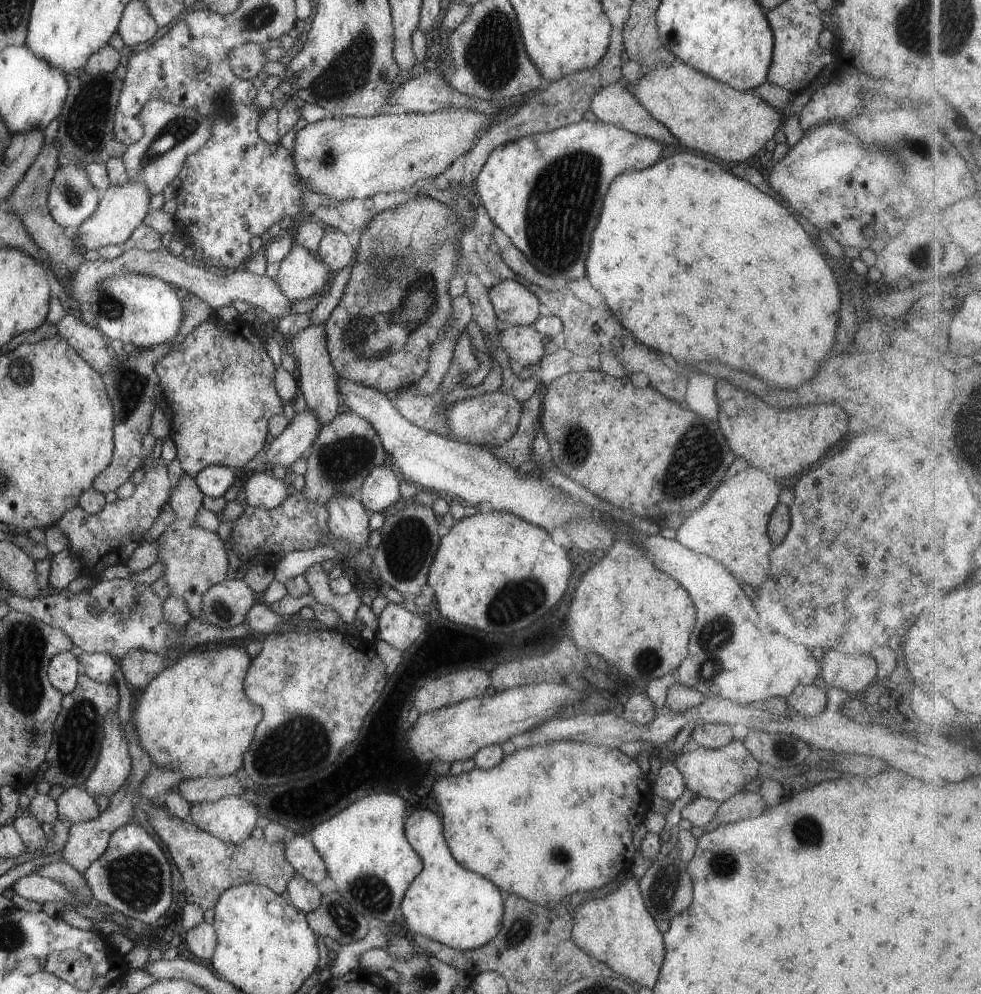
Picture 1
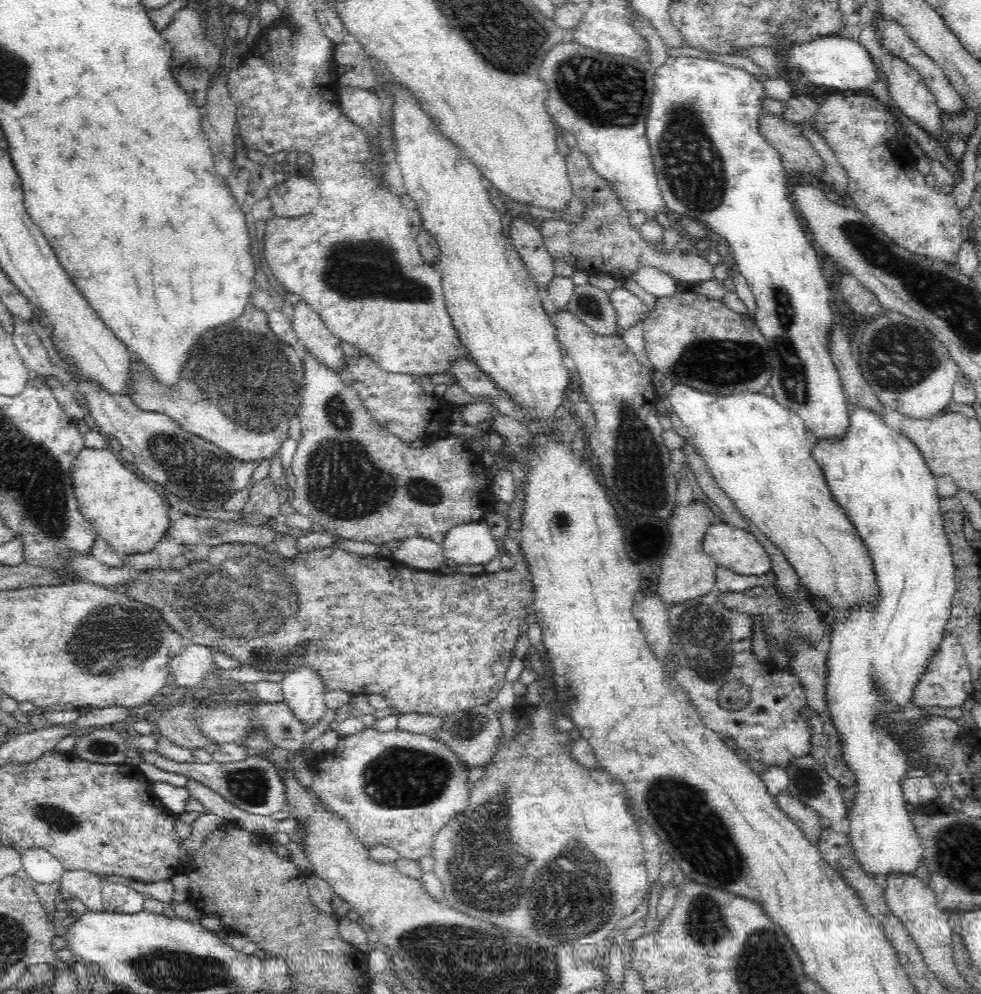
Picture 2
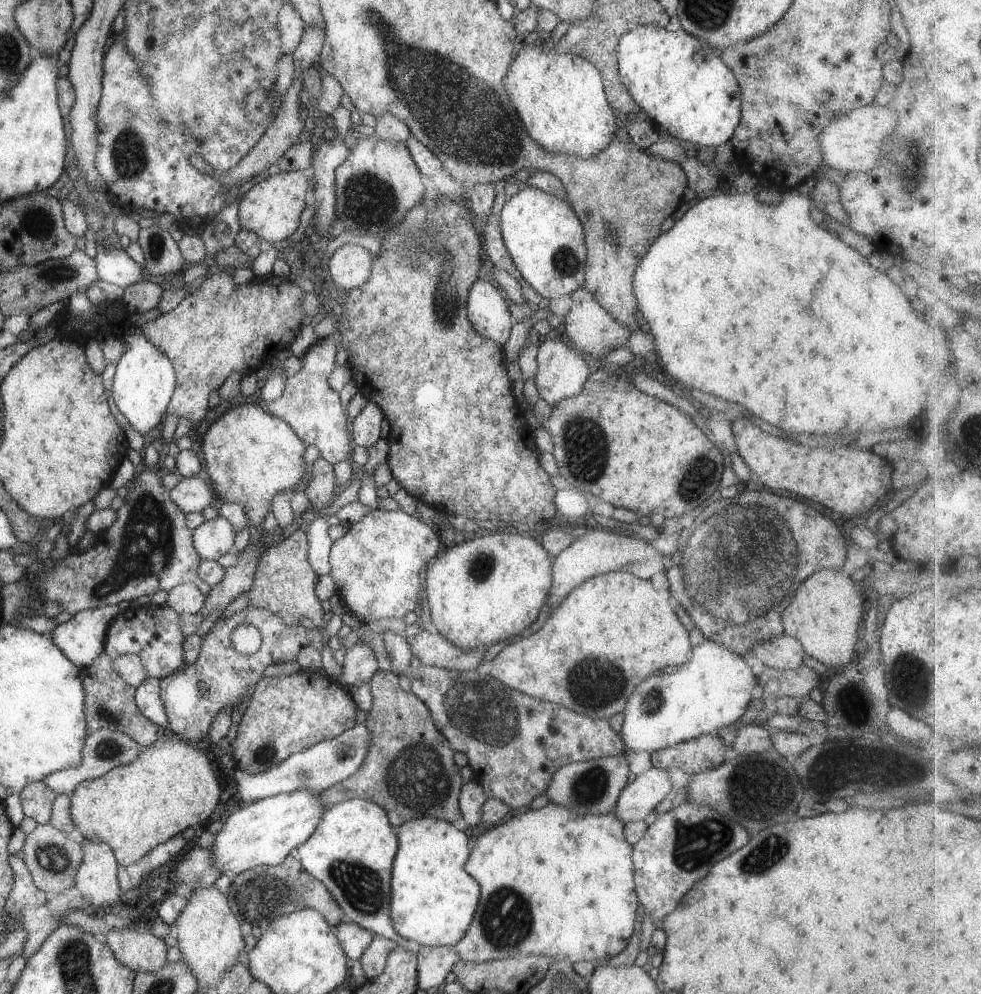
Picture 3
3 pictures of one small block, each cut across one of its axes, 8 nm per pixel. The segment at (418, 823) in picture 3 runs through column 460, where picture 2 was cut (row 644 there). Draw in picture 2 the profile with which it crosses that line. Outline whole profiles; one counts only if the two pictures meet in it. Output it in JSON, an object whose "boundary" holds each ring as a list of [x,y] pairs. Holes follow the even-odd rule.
{"boundary":[[[848,402],[846,432],[836,440],[813,437],[811,440],[813,457],[824,471],[834,500],[846,510],[850,522],[862,537],[879,584],[877,603],[873,607],[864,605],[852,609],[845,616],[844,624],[836,624],[825,643],[828,653],[828,722],[832,722],[838,731],[844,746],[844,761],[858,780],[852,812],[847,816],[850,820],[848,838],[857,861],[866,872],[882,877],[890,872],[908,874],[914,872],[923,859],[919,835],[904,807],[906,800],[900,787],[900,780],[904,780],[909,766],[905,753],[893,738],[896,725],[893,730],[876,732],[872,722],[876,714],[889,710],[898,712],[909,706],[915,685],[924,672],[922,668],[926,668],[928,658],[938,650],[945,636],[944,624],[950,618],[956,581],[953,554],[941,513],[941,499],[936,494],[936,477],[918,447],[901,430],[892,429],[882,416],[869,408]]]}

